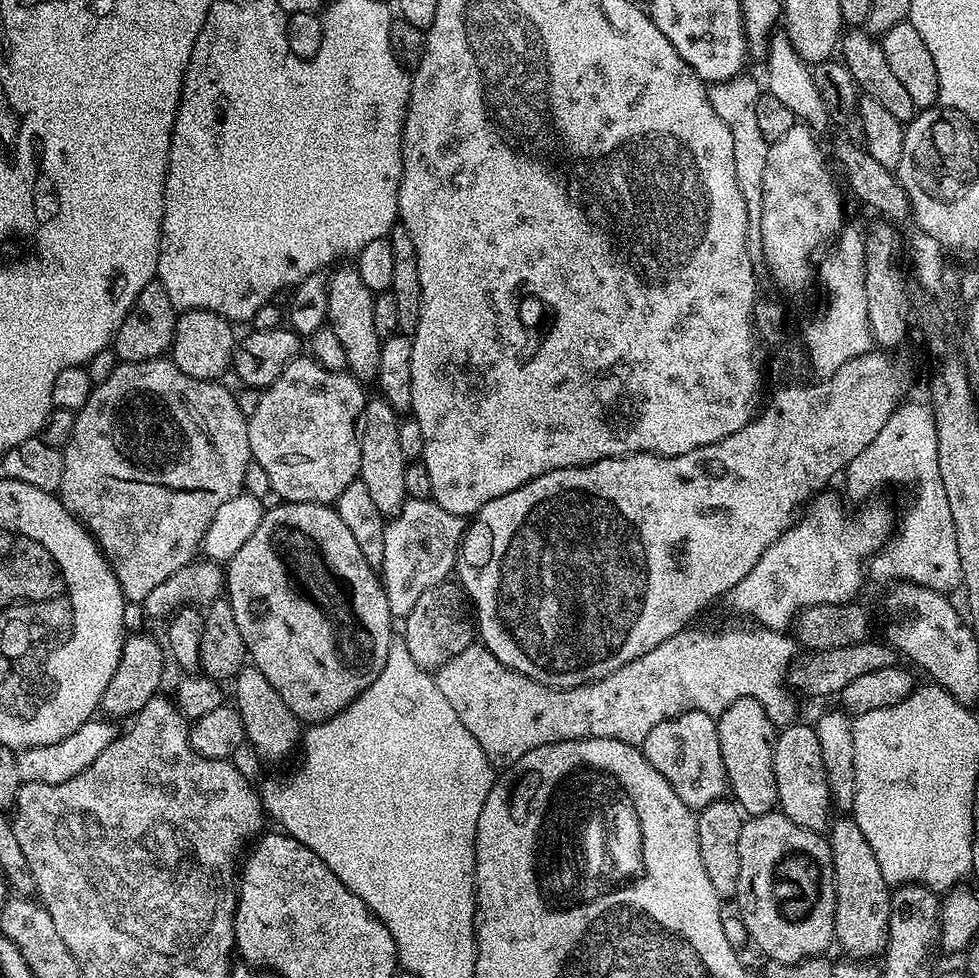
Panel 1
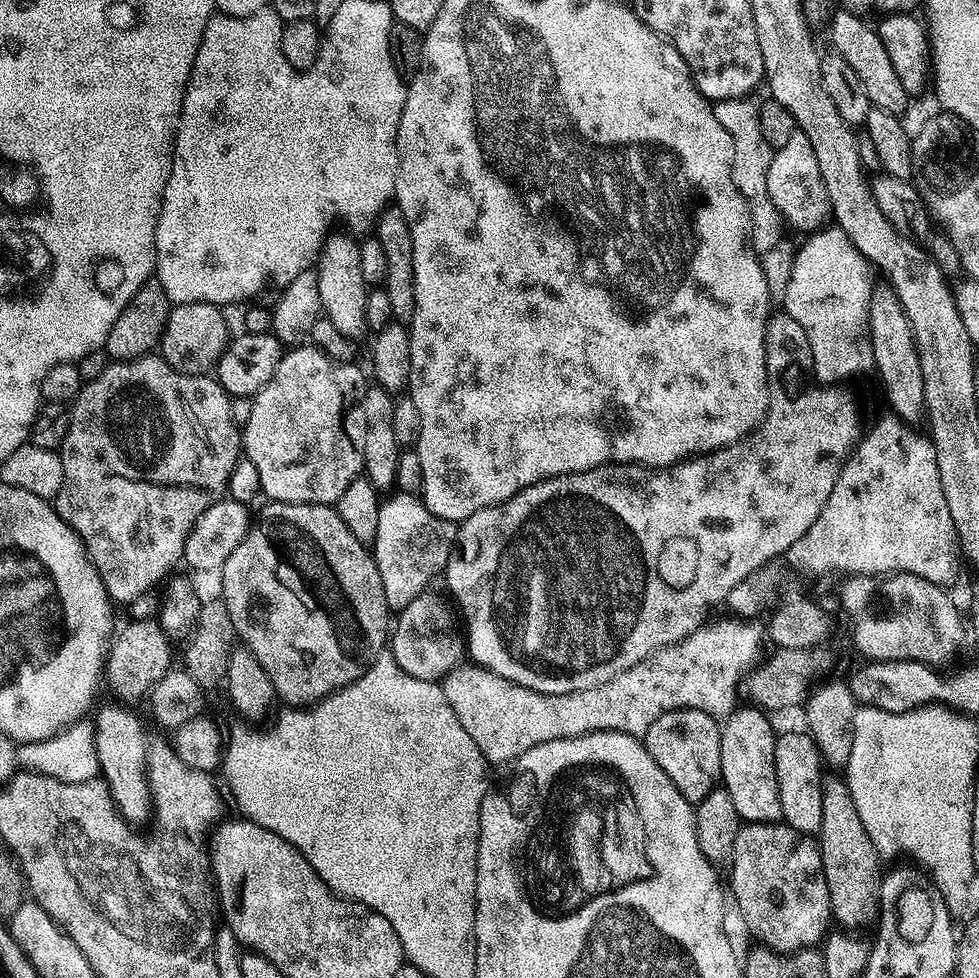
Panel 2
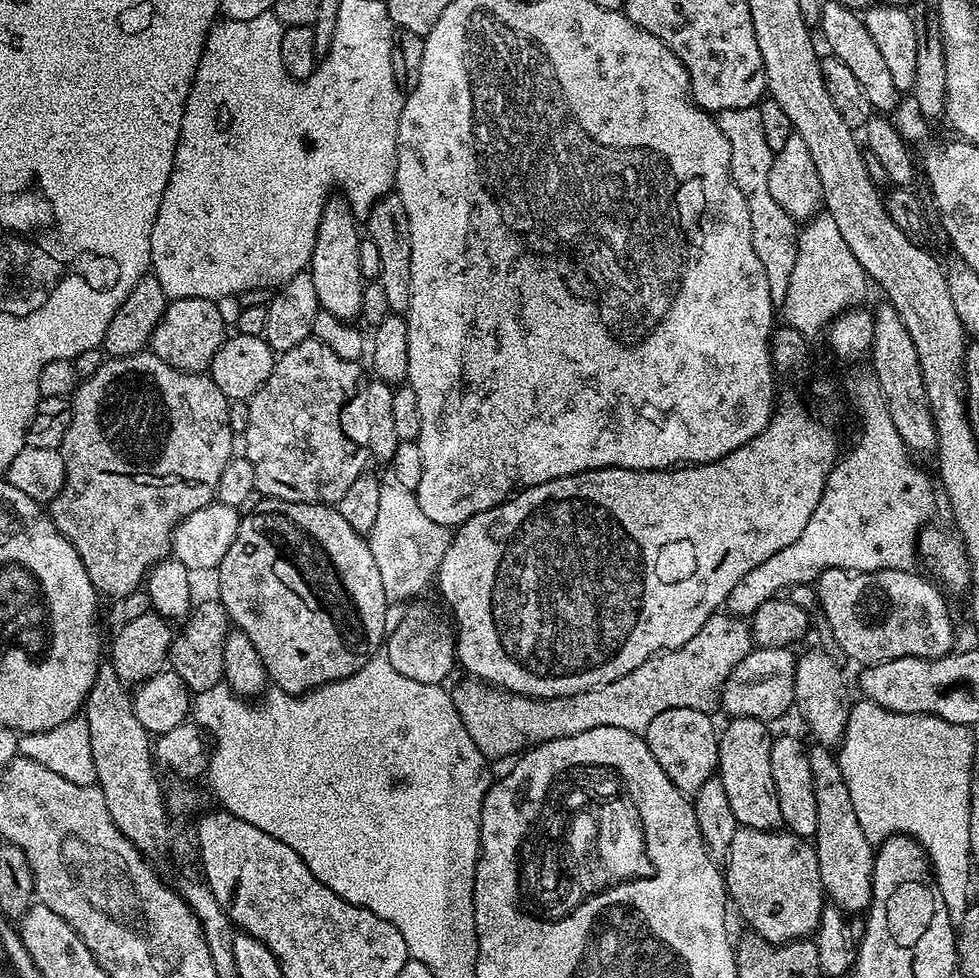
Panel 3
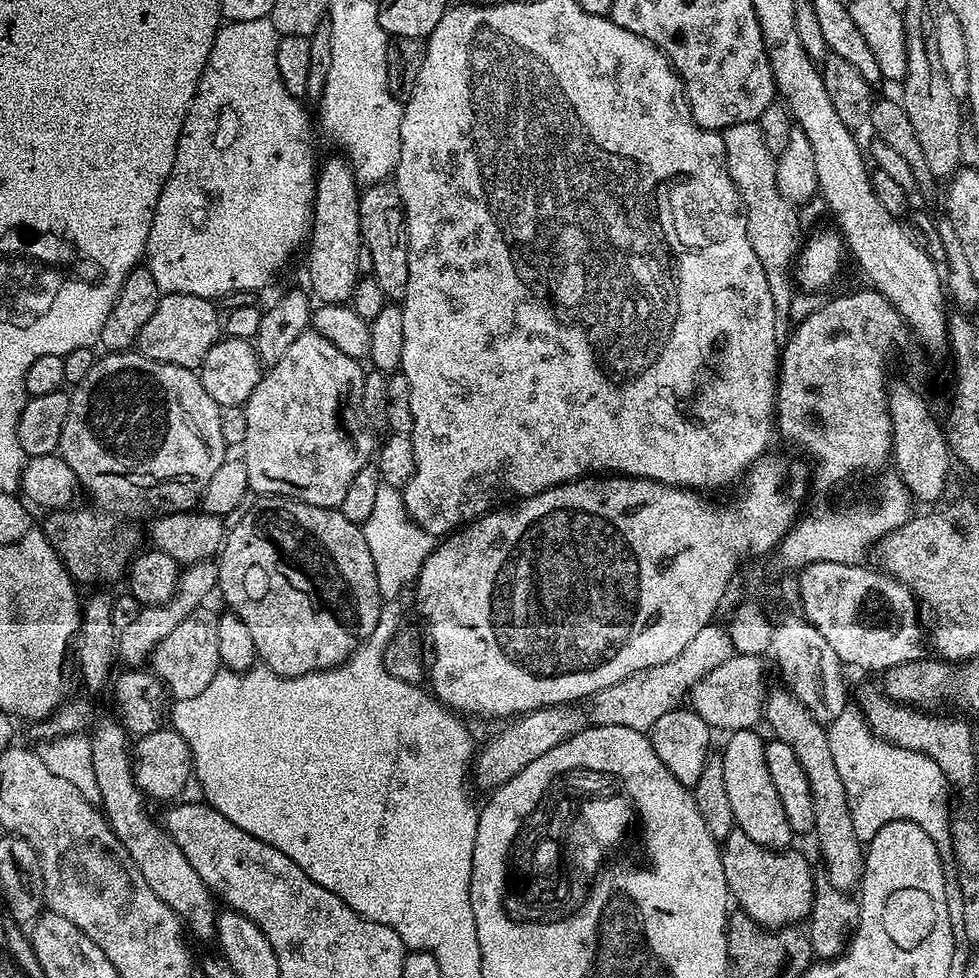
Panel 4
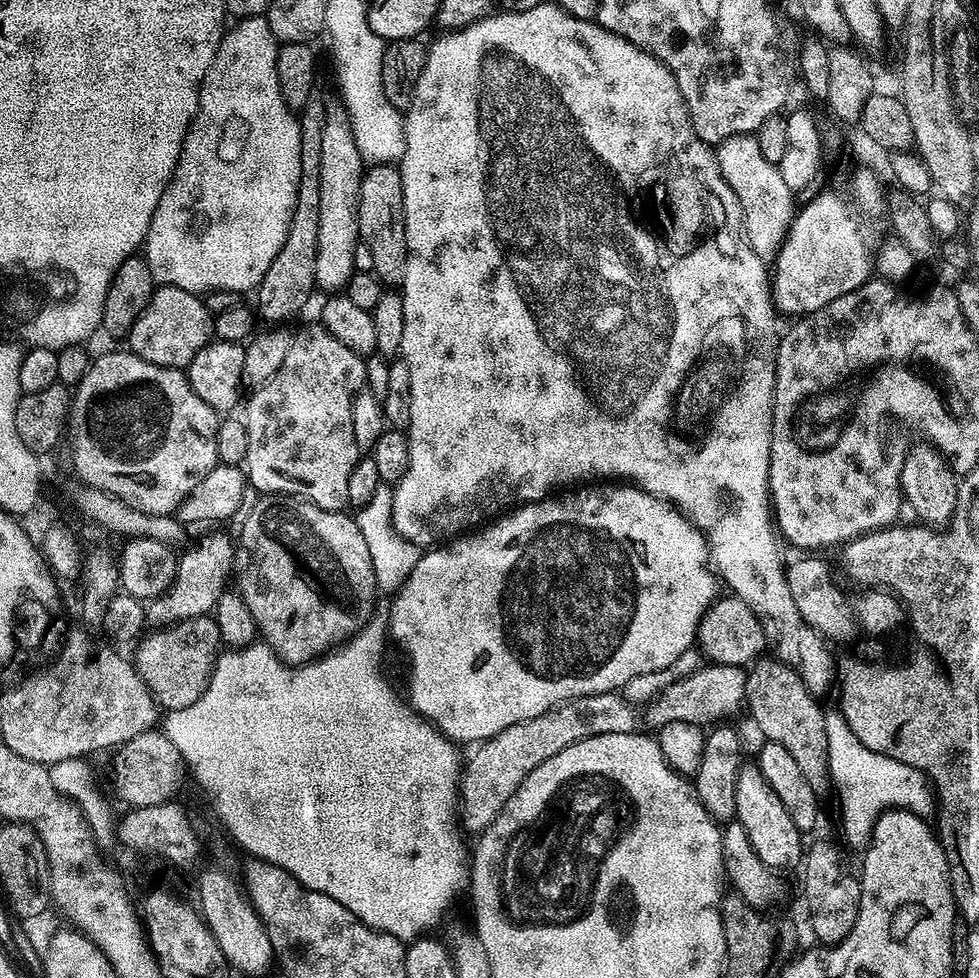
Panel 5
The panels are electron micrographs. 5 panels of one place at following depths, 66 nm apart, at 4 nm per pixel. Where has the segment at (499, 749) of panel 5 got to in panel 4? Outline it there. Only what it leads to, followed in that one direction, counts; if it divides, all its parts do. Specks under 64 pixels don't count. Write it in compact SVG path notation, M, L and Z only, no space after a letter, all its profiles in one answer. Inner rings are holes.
M551 704L549 708L536 708L532 712L523 713L515 719L498 736L494 737L484 749L479 749L474 760L474 784L485 790L498 788L510 782L514 774L521 772L534 758L542 758L546 750L554 750L562 742L566 742L574 734L586 727L584 712L580 706L572 704Z

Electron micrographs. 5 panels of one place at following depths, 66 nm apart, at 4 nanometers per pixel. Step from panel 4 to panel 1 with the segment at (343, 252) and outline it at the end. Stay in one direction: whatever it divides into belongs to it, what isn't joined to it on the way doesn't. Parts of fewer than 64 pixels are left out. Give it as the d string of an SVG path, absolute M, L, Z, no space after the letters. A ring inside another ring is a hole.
M356 266L337 267L328 278L328 322L327 327L338 334L342 346L346 349L347 371L361 382L375 381L378 374L378 354L382 337L374 330L373 292L369 290Z

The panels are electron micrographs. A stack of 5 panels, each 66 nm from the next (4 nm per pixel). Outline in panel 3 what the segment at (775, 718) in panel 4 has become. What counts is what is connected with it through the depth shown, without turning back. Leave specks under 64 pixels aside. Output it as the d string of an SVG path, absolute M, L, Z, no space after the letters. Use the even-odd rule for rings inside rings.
M819 746L809 747L808 756L812 759L814 798L818 798L818 830L814 837L814 847L818 858L818 874L822 874L825 897L845 914L867 913L868 905L872 902L872 875L876 861L874 845L866 838L866 833L862 831L862 825L858 822L858 813L854 811L850 789L846 786L846 778L842 778L839 759L829 749Z

